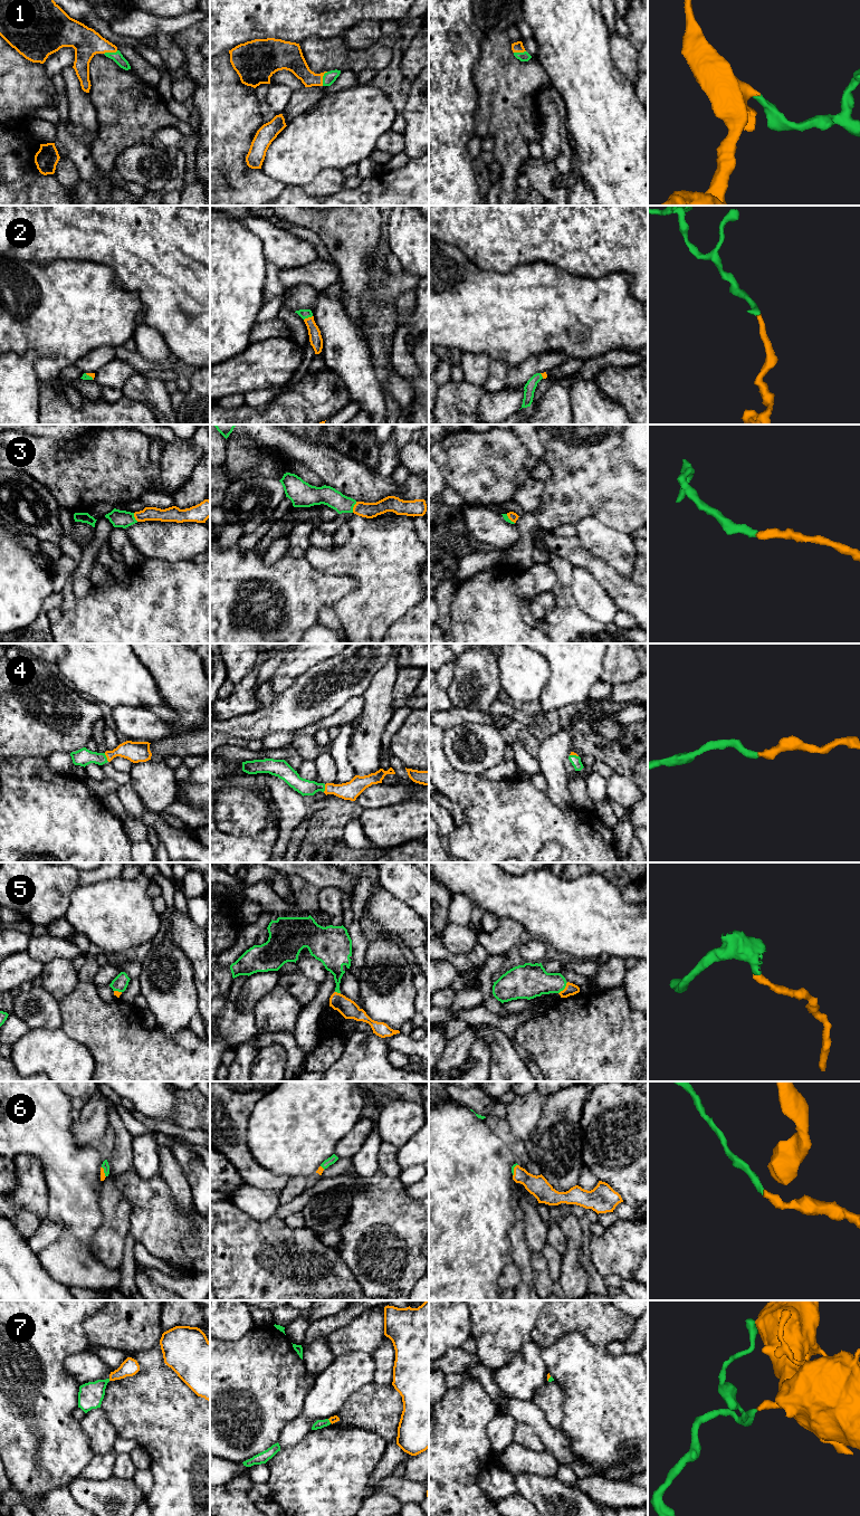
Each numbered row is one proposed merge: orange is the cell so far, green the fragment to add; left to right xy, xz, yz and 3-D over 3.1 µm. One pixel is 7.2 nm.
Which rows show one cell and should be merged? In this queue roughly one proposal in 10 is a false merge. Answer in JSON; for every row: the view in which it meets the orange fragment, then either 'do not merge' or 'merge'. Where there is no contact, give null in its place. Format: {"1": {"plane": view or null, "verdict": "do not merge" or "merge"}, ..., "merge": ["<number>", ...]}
{"1": {"plane": "xz", "verdict": "merge"}, "2": {"plane": "xz", "verdict": "merge"}, "3": {"plane": "xz", "verdict": "merge"}, "4": {"plane": "xy", "verdict": "merge"}, "5": {"plane": "yz", "verdict": "merge"}, "6": {"plane": "yz", "verdict": "merge"}, "7": {"plane": "xz", "verdict": "merge"}, "merge": ["1", "2", "3", "4", "5", "6", "7"]}

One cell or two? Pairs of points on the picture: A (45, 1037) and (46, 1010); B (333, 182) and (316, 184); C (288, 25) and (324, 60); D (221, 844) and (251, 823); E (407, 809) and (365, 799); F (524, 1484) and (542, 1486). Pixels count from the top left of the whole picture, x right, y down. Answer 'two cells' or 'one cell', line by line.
A: two cells
B: one cell
C: two cells
D: two cells
E: two cells
F: one cell

